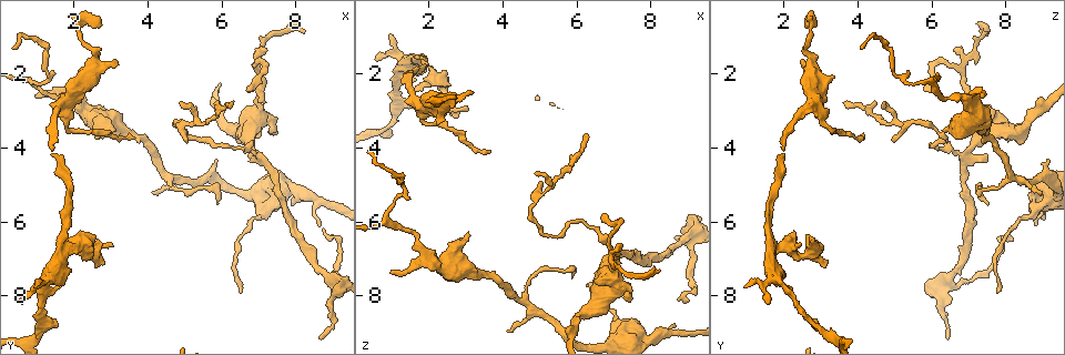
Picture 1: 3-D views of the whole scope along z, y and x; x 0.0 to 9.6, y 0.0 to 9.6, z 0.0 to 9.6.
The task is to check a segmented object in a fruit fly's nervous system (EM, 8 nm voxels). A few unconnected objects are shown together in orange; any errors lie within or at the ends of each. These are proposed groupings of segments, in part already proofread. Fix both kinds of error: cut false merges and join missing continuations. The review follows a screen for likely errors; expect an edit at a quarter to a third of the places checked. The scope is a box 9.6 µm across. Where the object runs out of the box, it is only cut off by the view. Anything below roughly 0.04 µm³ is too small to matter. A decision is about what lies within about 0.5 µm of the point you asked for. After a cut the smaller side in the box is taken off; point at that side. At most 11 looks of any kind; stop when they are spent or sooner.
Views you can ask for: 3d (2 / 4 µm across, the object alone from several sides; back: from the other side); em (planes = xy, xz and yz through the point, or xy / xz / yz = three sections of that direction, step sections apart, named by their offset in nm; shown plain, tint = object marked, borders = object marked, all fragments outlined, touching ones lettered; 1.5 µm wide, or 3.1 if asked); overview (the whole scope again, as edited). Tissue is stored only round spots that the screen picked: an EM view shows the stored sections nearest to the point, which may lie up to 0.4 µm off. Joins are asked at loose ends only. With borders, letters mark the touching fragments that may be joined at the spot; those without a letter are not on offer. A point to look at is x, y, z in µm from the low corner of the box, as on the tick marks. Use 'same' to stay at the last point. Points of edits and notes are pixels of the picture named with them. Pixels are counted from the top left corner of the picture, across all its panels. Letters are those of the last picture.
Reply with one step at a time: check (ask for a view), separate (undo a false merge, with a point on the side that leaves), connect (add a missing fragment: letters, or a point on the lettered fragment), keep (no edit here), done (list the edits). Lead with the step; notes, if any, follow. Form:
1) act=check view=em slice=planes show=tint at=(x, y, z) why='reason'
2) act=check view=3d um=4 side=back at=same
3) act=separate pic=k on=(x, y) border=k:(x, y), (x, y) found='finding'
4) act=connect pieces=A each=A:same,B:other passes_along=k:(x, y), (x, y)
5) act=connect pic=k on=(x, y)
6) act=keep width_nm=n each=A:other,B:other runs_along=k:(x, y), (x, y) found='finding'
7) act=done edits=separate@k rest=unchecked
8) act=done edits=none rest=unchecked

act=check view=3d um=4 at=(2.70, 0.60, 2.70) why='an open end'

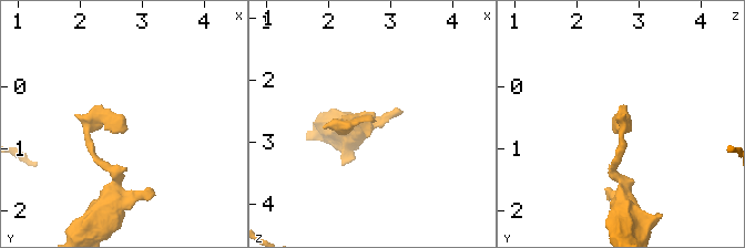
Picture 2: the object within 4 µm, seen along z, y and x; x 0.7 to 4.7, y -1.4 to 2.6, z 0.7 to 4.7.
act=check view=em slice=xz step=8 show=plain at=(2.80, 0.65, 2.70)

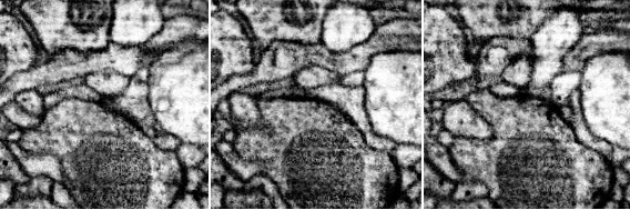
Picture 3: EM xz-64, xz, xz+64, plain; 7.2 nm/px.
act=check view=em slice=xz step=8 show=borders at=same

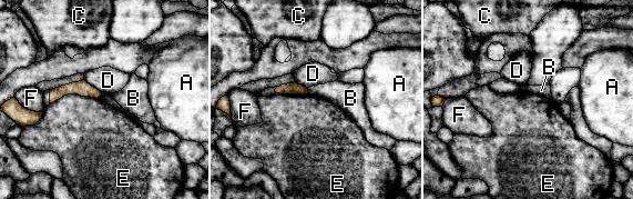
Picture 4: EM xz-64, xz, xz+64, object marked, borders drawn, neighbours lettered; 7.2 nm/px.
act=keep each=A:other,B:other,C:other,D:other,E:other,F:other runs_along=4:(98, 93), (67, 89), (52, 98) found='no lettered fragment goes on from it'

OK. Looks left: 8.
act=check view=em slice=planes show=borders at=(4.80, 2.75, 4.65)

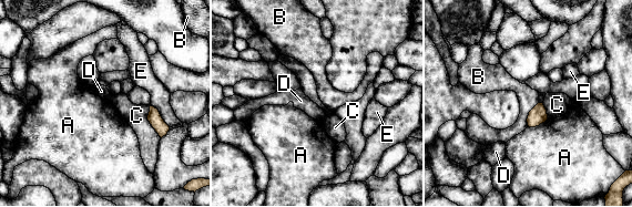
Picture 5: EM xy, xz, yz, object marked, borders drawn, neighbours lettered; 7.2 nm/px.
act=keep each=A:other,B:other,C:other,D:other,E:other found='none of them fits'

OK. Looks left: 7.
act=check view=3d um=2 at=(4.10, 5.25, 8.95) why='thin end'

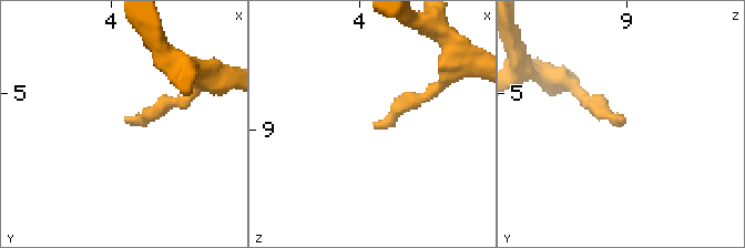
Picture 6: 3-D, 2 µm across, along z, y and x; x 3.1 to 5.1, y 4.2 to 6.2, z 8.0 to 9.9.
act=check view=em slice=planes show=plain at=(4.12, 5.20, 8.96)

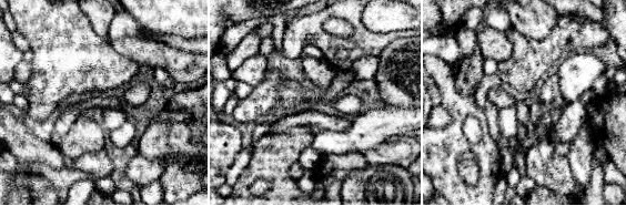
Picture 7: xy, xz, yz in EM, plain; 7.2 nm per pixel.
act=check view=em slice=planes show=borders at=same why='see the neighbours'

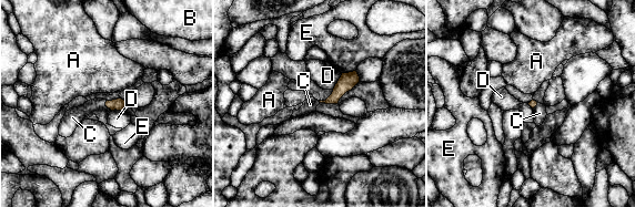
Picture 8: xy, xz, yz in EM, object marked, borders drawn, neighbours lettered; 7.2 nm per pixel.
act=connect pieces=C longest_contact=D:140nm each=A:other,B:other,C:same,D:other,E:other passes_along=8:(119, 104), (107, 106), (74, 116) found='it goes on there'

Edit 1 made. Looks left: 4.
act=check view=3d um=4 at=(0.95, 2.65, 7.30) why='free end'

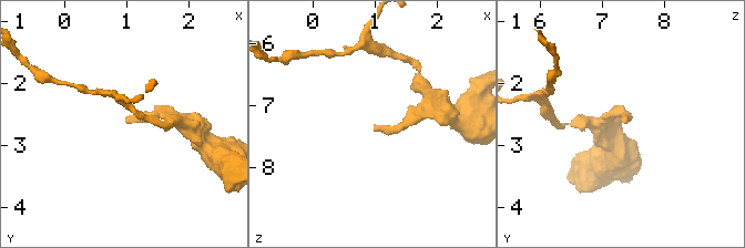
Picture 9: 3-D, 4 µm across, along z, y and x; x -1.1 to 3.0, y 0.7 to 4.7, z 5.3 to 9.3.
act=check view=em slice=planes show=borders at=(1.00, 2.65, 7.35)

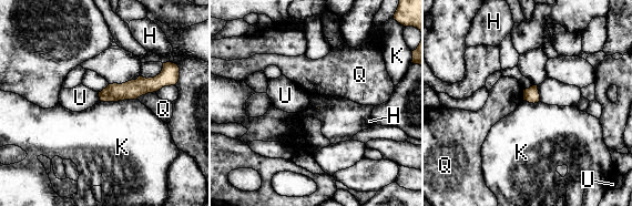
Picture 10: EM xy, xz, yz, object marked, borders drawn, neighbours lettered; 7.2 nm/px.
act=keep each=H:other,K:other,Q:other,U:other border=10:(135, 99), (100, 101) found='none of them fits'

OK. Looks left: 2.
act=done edits=connect@8 rest=unchecked

